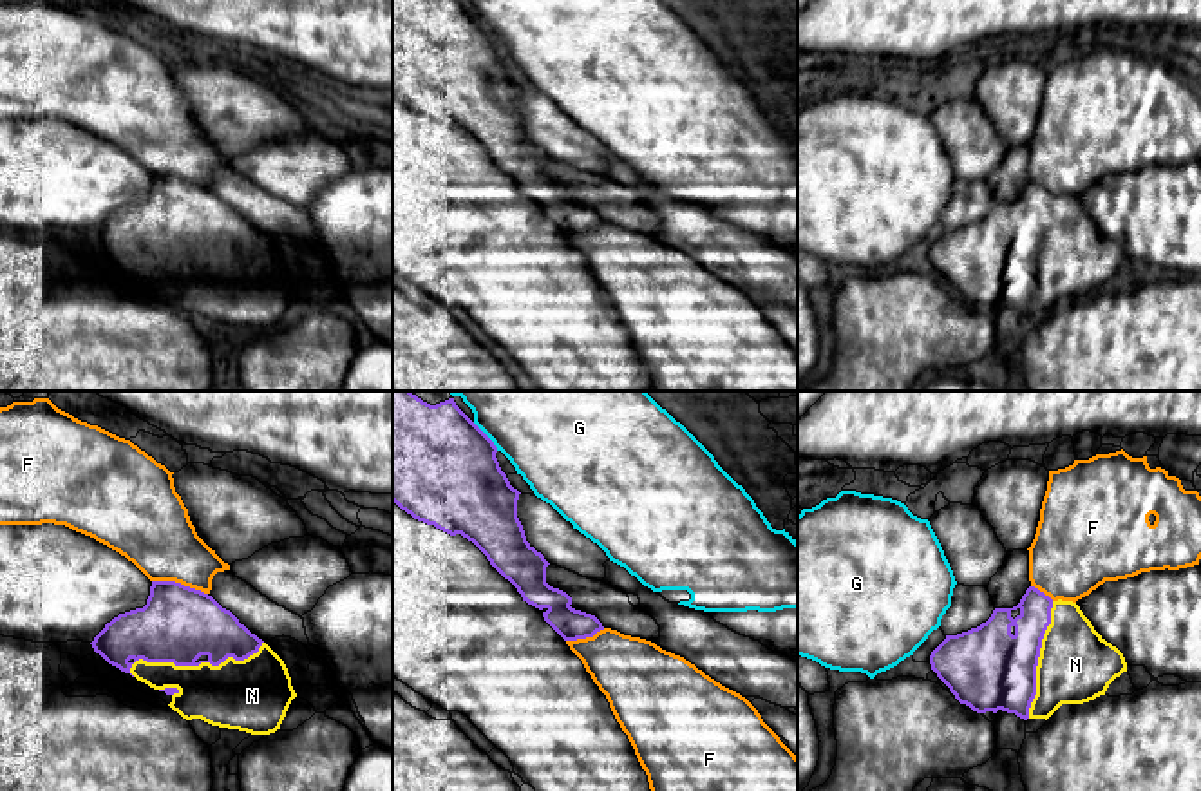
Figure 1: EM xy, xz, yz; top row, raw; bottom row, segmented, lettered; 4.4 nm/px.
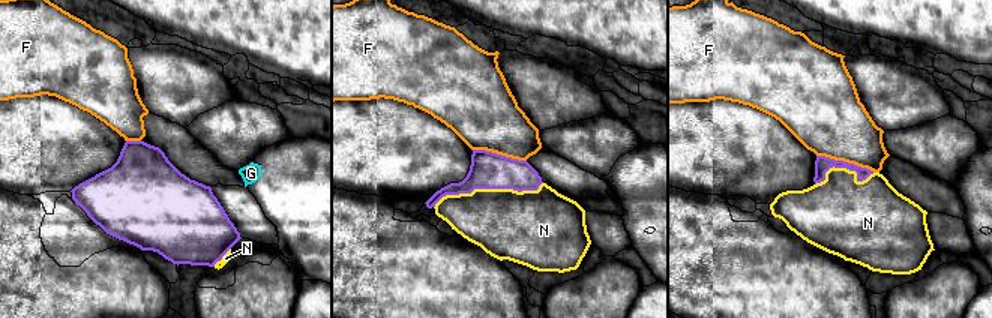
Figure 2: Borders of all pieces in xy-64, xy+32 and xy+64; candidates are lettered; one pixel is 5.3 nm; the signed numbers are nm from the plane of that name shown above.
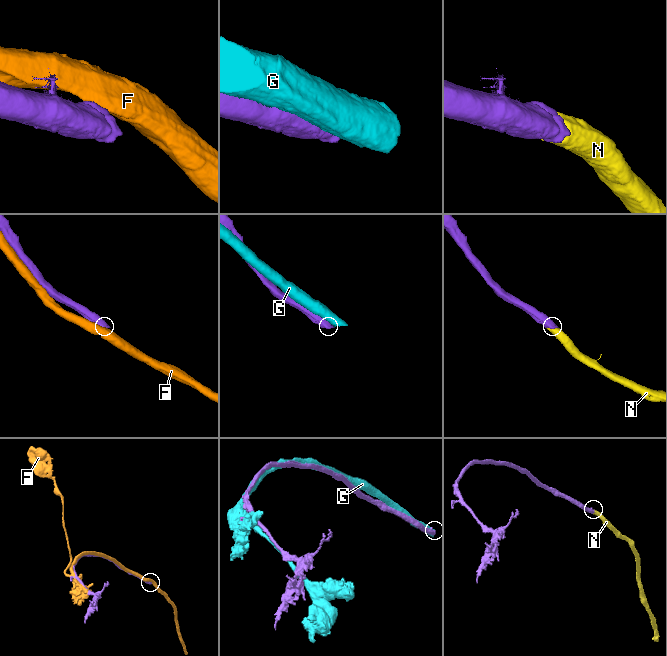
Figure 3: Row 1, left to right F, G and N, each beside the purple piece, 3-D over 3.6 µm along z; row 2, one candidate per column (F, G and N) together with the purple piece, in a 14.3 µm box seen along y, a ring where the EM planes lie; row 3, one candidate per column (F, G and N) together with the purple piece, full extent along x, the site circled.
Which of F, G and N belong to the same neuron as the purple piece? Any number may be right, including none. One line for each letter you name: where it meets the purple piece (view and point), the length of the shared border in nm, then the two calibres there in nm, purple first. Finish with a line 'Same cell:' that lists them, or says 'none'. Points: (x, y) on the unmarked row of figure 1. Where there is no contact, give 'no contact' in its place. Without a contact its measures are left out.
N: contact xy (196, 259); length 600 nm; calibres 340 and 300 nm
Same cell: N

